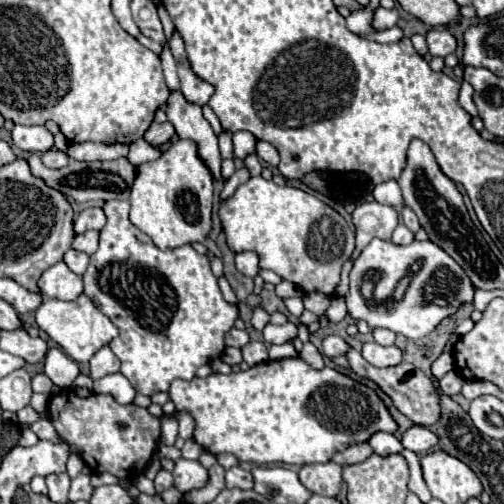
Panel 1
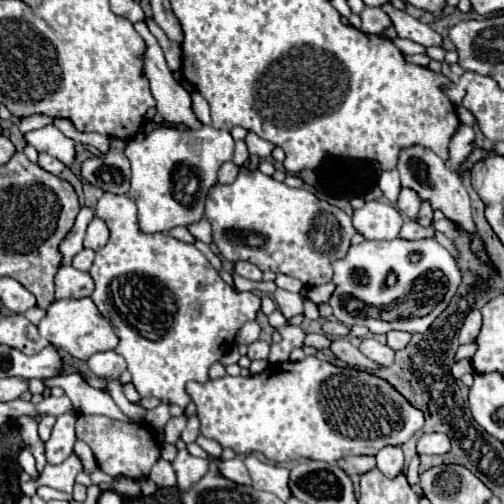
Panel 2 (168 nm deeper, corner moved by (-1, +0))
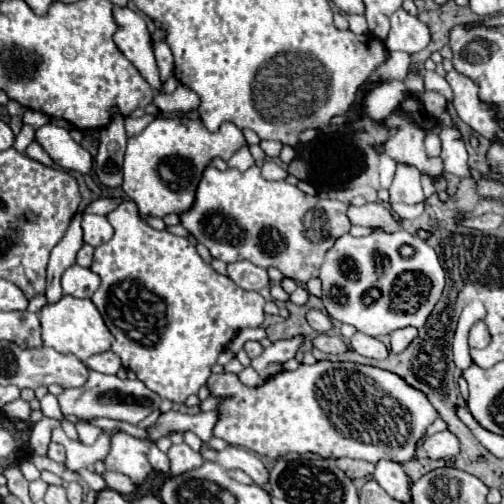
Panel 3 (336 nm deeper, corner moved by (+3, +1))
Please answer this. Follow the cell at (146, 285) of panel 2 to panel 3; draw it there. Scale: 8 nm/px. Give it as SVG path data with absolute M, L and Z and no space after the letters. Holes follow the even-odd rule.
M124 201L106 217L114 227L114 237L96 247L90 269L102 279L102 285L92 295L92 301L114 335L112 351L122 359L126 369L134 371L138 379L146 383L148 389L156 391L162 399L184 403L186 397L198 393L198 389L206 385L208 377L212 375L210 367L216 363L218 355L224 351L234 333L244 327L262 325L266 301L260 293L244 291L226 275L216 273L196 253L194 245L186 237L152 229L140 219L134 201Z

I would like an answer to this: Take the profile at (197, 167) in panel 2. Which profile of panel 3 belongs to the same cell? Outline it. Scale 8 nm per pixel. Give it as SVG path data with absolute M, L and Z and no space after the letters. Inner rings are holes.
M158 117L142 133L128 137L122 189L144 215L164 217L170 213L184 213L192 207L196 185L212 157L226 157L228 161L236 149L244 145L246 139L242 131L232 123L224 123L220 131L210 133L200 119Z

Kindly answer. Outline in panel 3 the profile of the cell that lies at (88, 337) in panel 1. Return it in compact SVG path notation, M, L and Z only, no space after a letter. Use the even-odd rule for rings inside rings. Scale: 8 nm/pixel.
M64 295L58 303L42 307L40 323L42 323L42 341L46 347L52 347L64 355L76 355L82 361L86 361L96 353L108 351L112 345L112 333L104 325L102 315L98 313L96 305L90 299L76 299Z

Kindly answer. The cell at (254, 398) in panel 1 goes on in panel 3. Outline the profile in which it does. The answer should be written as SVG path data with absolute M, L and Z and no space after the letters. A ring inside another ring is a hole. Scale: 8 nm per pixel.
M318 361L314 365L300 365L296 371L282 371L268 379L260 387L246 387L232 373L212 375L208 379L210 395L222 397L220 419L214 427L214 437L228 441L230 445L246 447L258 455L278 459L286 453L316 453L324 459L350 457L368 463L380 459L406 463L416 457L416 445L424 437L426 429L438 419L434 405L420 393L412 389L400 375L360 365L360 363L332 363Z

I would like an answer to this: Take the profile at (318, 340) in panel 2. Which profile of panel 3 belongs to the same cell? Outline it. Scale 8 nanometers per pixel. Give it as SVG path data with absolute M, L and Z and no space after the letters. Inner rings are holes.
M302 337L286 339L286 341L276 341L270 347L264 349L264 353L256 359L252 359L251 366L258 371L258 375L268 381L276 373L282 371L282 365L296 355L296 351L302 345Z

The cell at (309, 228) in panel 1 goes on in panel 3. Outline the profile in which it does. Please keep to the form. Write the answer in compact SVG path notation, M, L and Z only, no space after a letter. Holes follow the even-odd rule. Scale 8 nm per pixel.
M208 165L196 187L194 205L188 211L180 213L180 223L188 229L190 235L196 237L196 241L208 247L212 257L222 259L224 263L246 259L264 269L276 267L284 277L306 283L310 277L318 275L322 257L334 245L334 241L350 231L352 225L346 217L346 209L348 205L340 201L310 197L286 181L266 181L258 165L250 167L244 173L240 173L238 169L218 171L214 165Z

